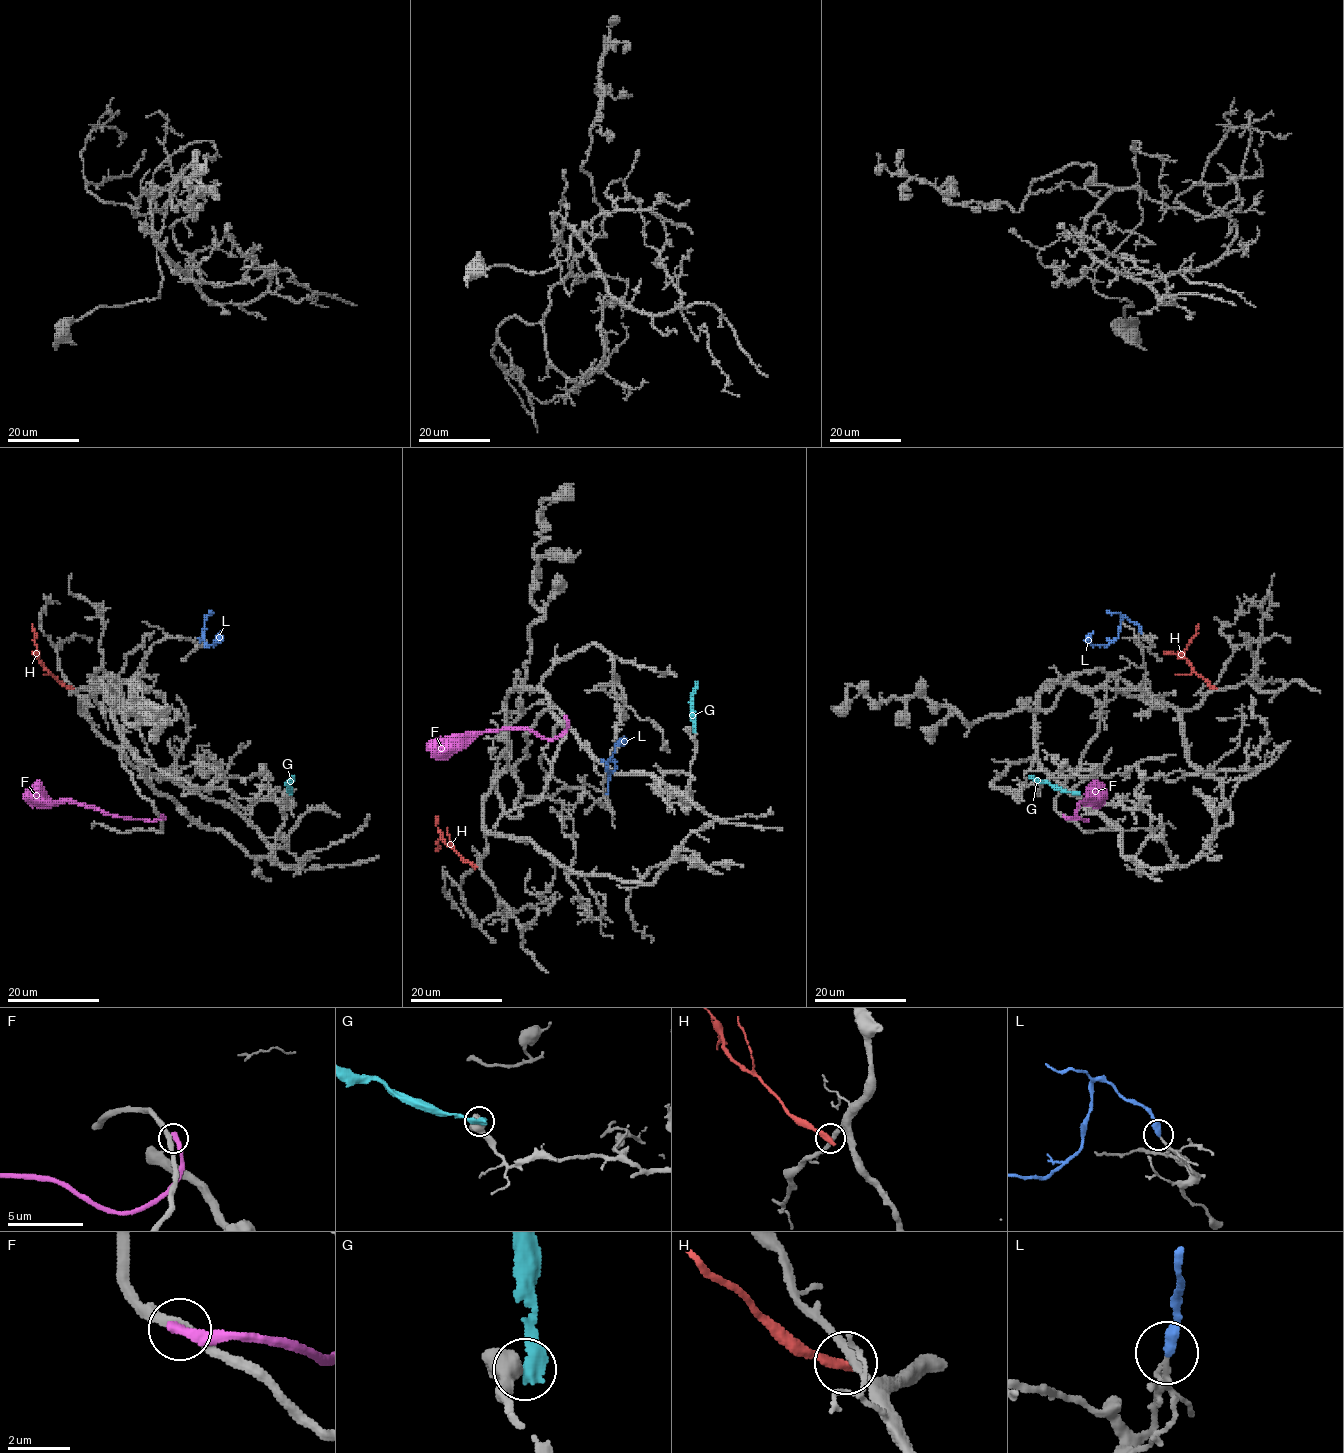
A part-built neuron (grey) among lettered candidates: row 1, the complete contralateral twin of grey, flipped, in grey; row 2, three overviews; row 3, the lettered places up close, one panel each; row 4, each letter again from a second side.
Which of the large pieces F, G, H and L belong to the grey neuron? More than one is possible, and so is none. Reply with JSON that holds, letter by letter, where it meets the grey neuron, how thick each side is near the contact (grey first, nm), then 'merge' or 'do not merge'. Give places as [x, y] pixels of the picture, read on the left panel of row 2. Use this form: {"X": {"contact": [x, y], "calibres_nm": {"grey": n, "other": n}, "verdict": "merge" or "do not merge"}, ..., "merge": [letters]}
{"F": {"contact": [161, 816], "calibres_nm": {"grey": 340, "other": 400}, "verdict": "do not merge"}, "G": {"contact": [289, 793], "calibres_nm": {"grey": 460, "other": 480}, "verdict": "do not merge"}, "H": {"contact": [71, 687], "calibres_nm": {"grey": 280, "other": 360}, "verdict": "do not merge"}, "L": {"contact": [203, 632], "calibres_nm": {"grey": 160, "other": 380}, "verdict": "merge"}, "merge": ["L"]}

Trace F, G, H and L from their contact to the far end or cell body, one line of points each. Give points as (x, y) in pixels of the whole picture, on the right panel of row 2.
F: (1064, 816), (1086, 820), (1077, 817), (1076, 809), (1090, 790), (1099, 792)
G: (1077, 793), (1054, 789), (1047, 782), (1028, 776)
H: (1214, 688), (1182, 656), (1197, 635), (1199, 625)
L: (1142, 633), (1136, 623), (1122, 617), (1119, 635), (1106, 645), (1093, 645), (1092, 631)

